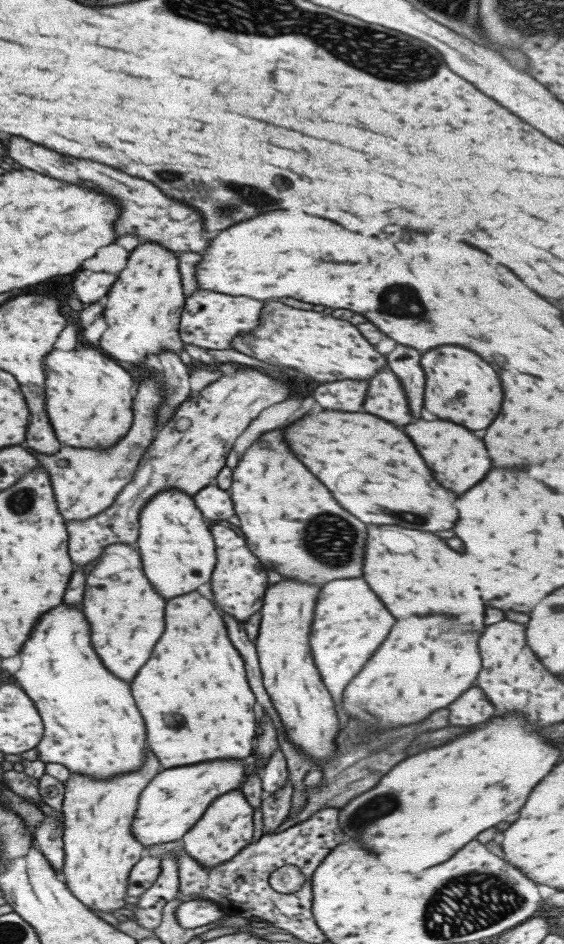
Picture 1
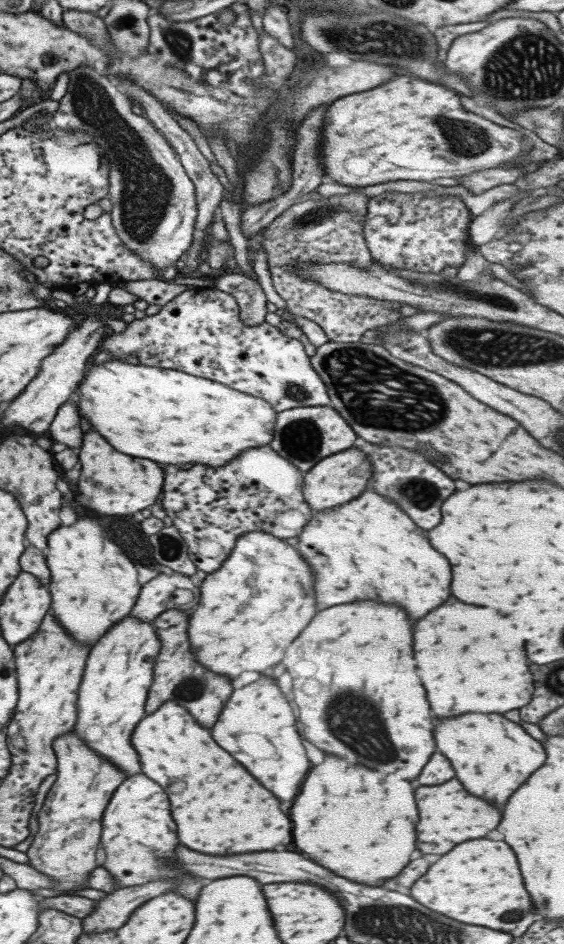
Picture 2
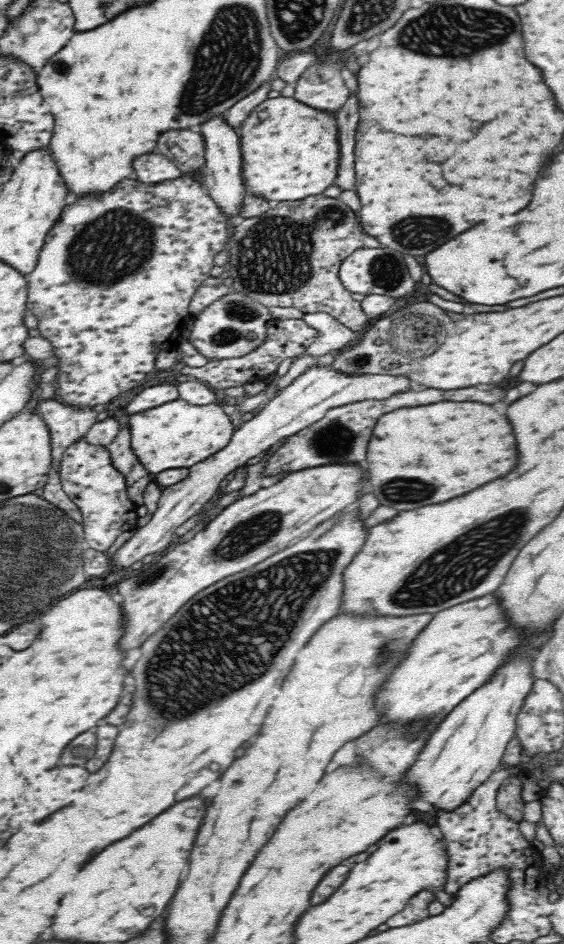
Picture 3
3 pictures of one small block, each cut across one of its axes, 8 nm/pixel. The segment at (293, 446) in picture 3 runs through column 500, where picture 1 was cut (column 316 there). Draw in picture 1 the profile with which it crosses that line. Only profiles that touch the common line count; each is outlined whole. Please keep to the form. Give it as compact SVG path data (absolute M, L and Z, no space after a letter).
M361 380L327 382L315 388L313 398L325 410L359 412L365 398L365 388L367 388L367 382L361 382Z

